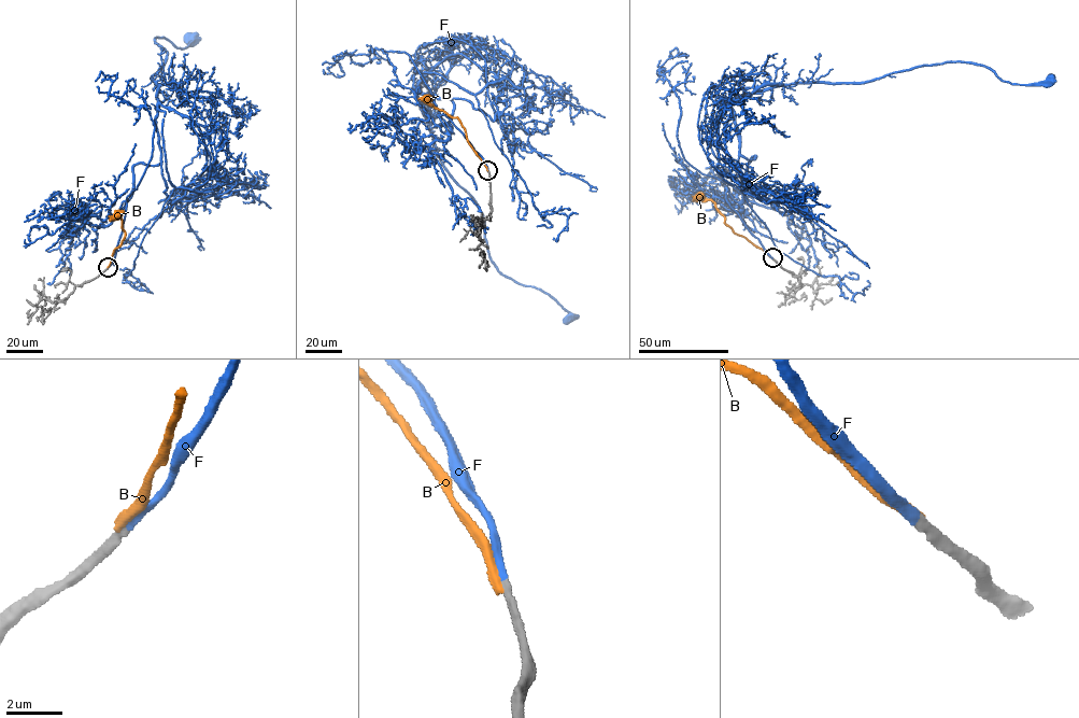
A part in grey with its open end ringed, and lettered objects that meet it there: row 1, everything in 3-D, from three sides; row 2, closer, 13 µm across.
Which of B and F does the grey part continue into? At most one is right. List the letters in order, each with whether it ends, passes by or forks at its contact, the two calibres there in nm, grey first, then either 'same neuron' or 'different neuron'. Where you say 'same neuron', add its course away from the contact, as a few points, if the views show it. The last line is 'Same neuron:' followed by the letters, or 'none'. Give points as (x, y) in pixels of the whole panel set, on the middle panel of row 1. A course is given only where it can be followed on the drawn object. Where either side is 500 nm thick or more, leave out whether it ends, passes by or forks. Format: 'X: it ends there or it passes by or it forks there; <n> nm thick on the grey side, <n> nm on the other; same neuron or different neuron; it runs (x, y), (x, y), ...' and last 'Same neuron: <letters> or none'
B: it ends there; 360 nm thick on the grey side, 320 nm on the other; different neuron
F: it ends there; 340 nm thick on the grey side, 320 nm on the other; same neuron; it runs (487, 170), (441, 114), (441, 127), (452, 101), (414, 88), (494, 265), (569, 319)
Same neuron: F

